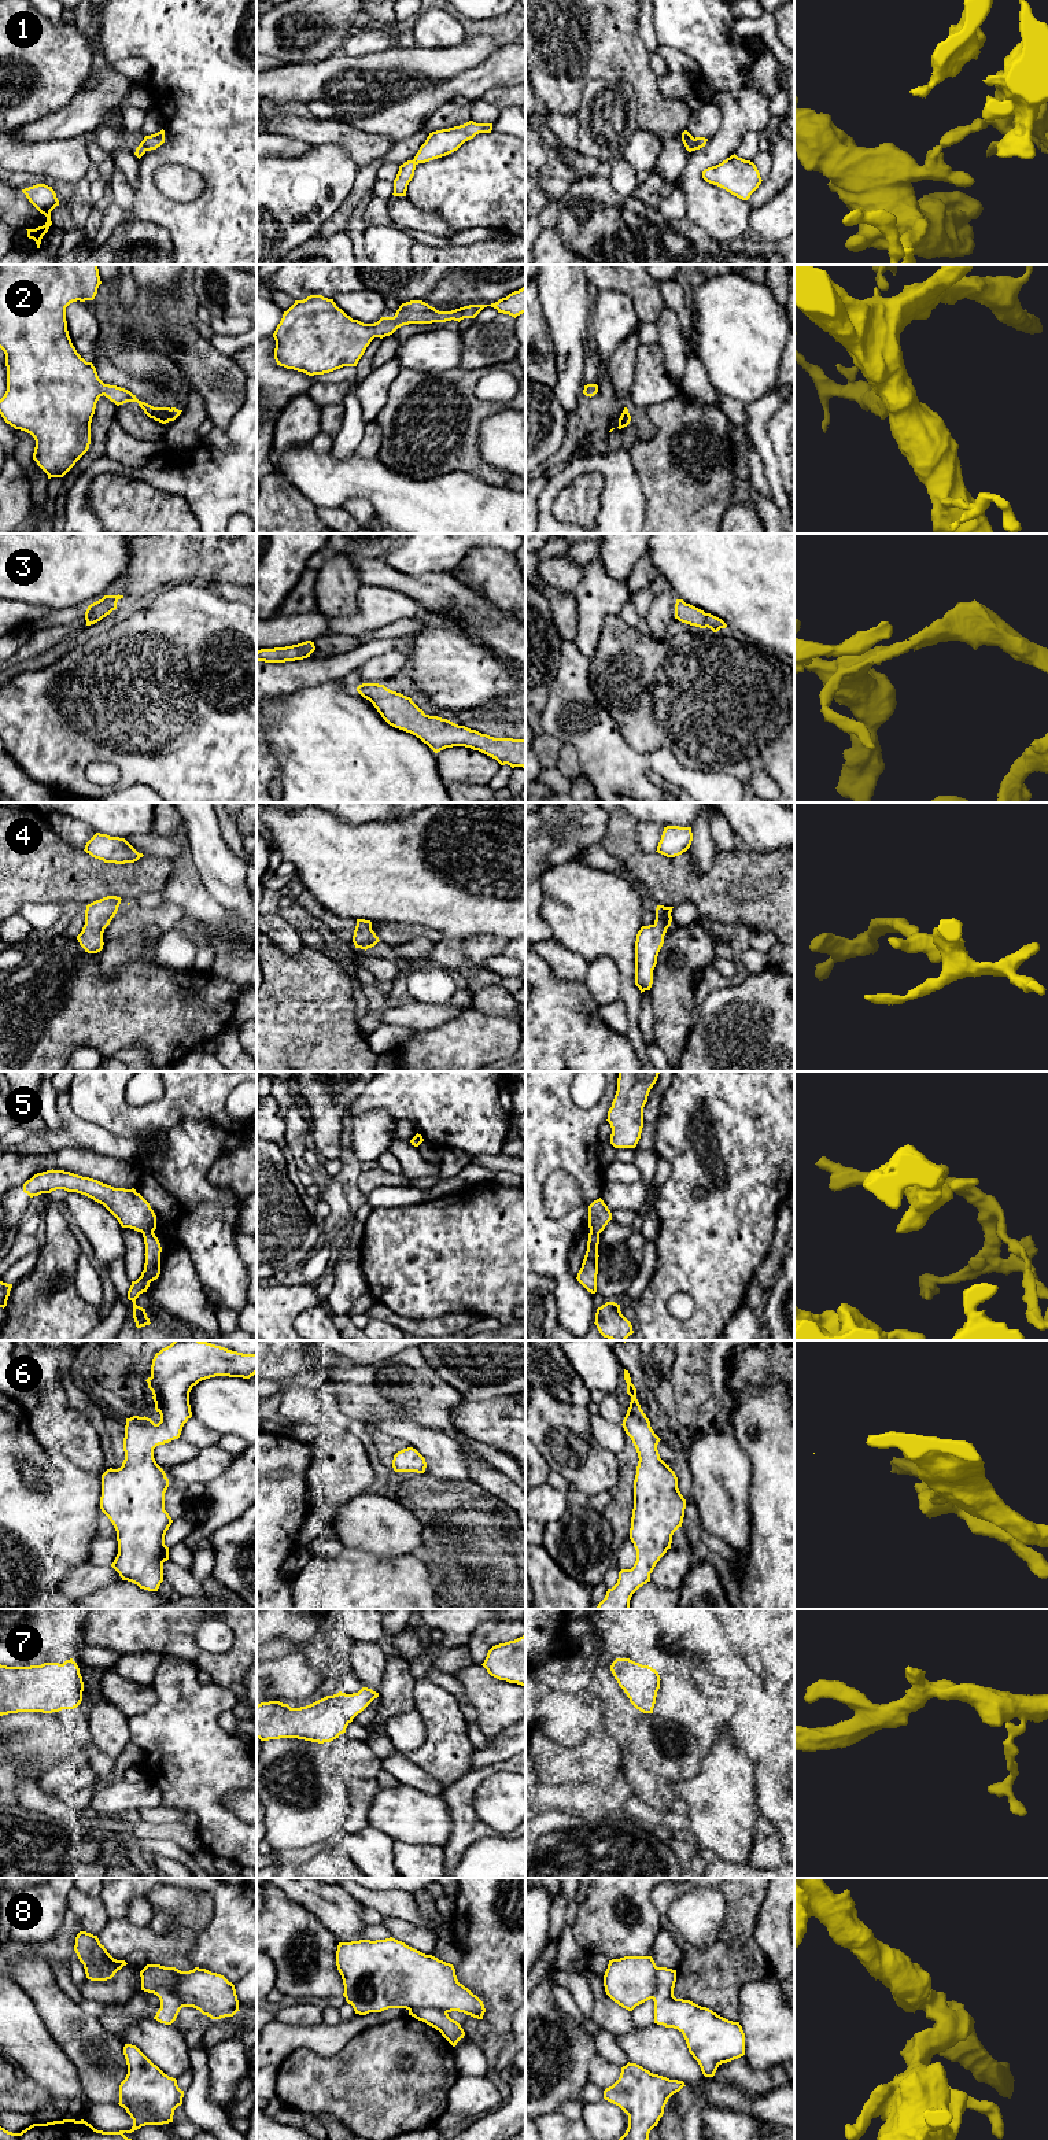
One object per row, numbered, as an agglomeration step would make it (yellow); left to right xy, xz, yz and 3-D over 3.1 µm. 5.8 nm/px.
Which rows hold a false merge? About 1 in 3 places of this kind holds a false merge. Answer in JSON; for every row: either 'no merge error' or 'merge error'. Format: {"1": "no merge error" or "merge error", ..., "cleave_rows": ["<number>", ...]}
{"1": "merge error", "2": "no merge error", "3": "no merge error", "4": "no merge error", "5": "merge error", "6": "no merge error", "7": "no merge error", "8": "merge error", "cleave_rows": ["1", "5", "8"]}

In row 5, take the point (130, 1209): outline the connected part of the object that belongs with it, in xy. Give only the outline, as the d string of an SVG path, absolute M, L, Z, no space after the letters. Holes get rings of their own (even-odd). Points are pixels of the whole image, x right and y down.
M53 1169L37 1173L23 1184L23 1192L30 1198L56 1189L77 1192L103 1204L122 1228L141 1233L156 1229L154 1210L134 1188L114 1188L89 1177Z

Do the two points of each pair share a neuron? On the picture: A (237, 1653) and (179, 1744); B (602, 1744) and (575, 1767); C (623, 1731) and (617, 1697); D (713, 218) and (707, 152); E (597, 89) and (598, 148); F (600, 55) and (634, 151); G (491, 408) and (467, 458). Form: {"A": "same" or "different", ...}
{"A": "different", "B": "same", "C": "same", "D": "same", "E": "same", "F": "different", "G": "same"}

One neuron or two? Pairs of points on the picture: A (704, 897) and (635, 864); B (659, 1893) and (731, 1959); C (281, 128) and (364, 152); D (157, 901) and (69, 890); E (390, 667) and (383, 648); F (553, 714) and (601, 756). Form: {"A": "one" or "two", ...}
{"A": "one", "B": "one", "C": "one", "D": "two", "E": "two", "F": "one"}

